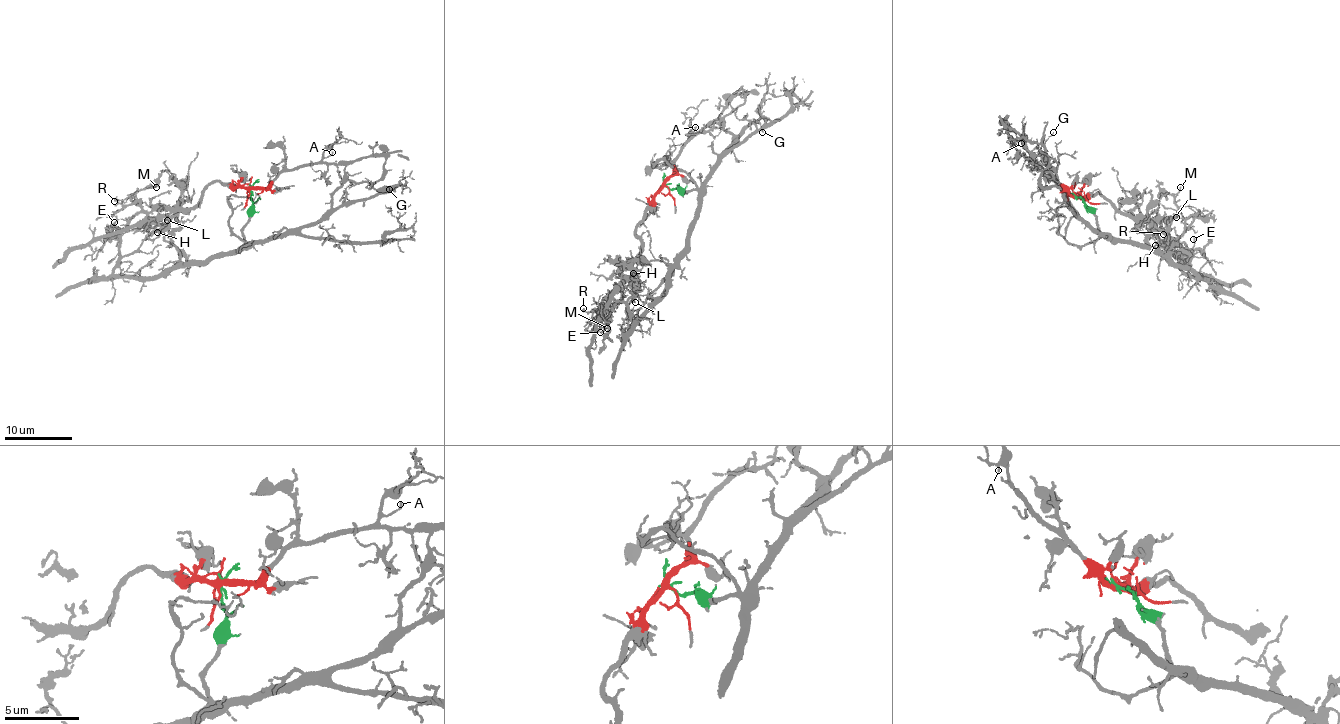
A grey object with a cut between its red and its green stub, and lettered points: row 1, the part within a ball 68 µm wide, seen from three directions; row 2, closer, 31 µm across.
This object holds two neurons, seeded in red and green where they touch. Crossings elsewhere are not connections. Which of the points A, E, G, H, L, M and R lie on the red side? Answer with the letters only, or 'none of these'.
A, E, H, L, M, R

